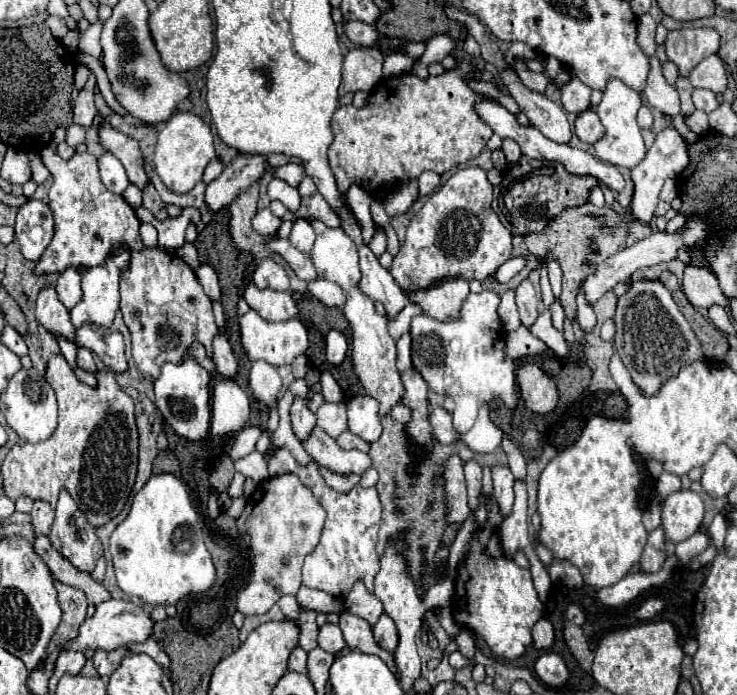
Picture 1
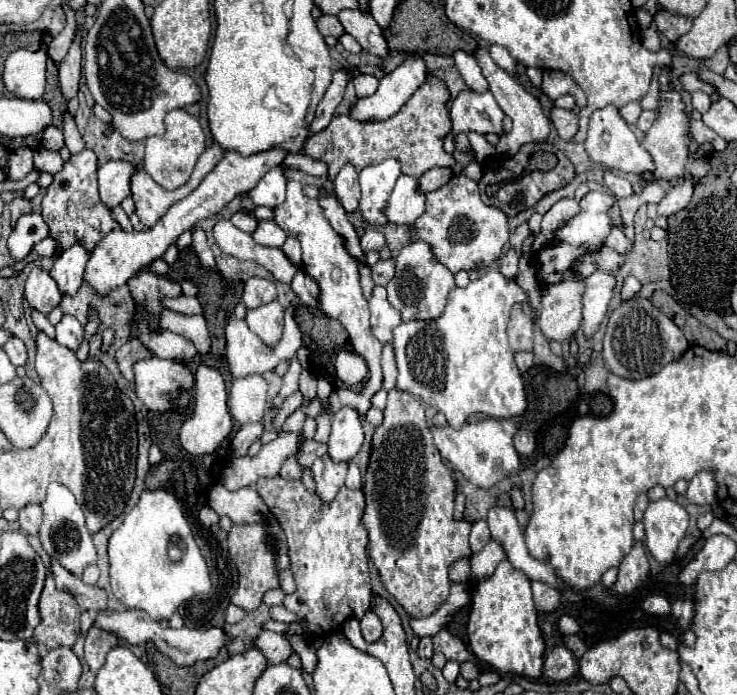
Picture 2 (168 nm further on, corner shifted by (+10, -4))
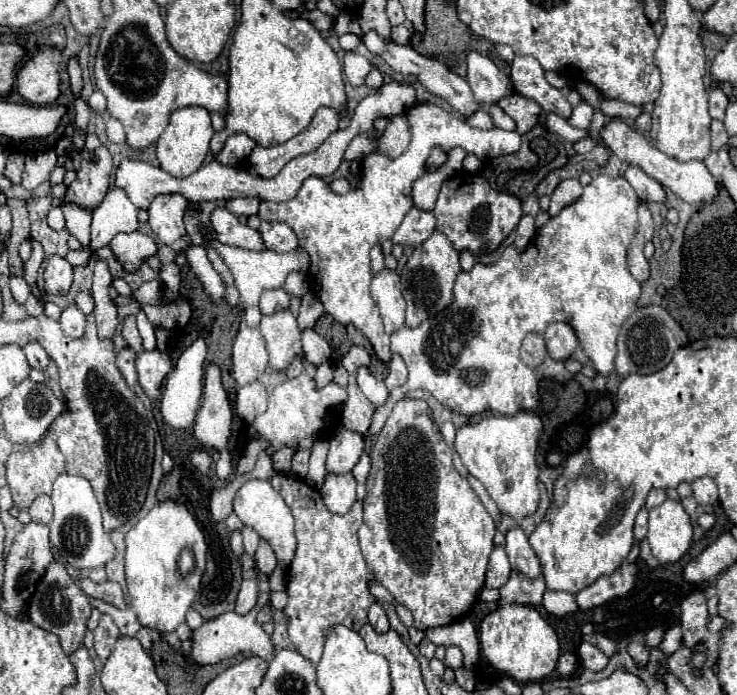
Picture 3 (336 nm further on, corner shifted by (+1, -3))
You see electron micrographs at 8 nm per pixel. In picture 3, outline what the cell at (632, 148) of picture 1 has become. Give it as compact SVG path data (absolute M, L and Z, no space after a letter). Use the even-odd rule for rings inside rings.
M610 118L602 128L600 128L600 134L598 134L598 138L584 138L584 140L580 140L578 144L574 144L574 150L578 152L578 154L584 154L584 152L590 152L596 144L604 144L612 154L616 154L622 162L626 162L626 164L630 164L630 166L638 166L638 168L642 168L650 178L654 178L654 180L658 180L662 186L666 186L666 188L670 188L672 192L674 192L674 199L676 204L675 208L678 210L679 214L679 222L676 226L675 232L679 231L678 227L683 228L683 233L677 232L676 235L681 235L683 237L682 239L682 245L684 241L684 230L686 228L686 225L688 223L688 220L691 218L692 214L694 214L698 208L698 204L706 204L706 202L712 202L712 198L714 198L714 194L718 192L718 184L716 184L716 178L706 170L706 166L700 162L700 160L692 160L692 162L678 162L678 160L674 160L674 158L670 158L670 156L666 156L664 152L660 152L658 148L654 148L642 134L638 134L634 128L630 128L626 122L622 122L620 118Z

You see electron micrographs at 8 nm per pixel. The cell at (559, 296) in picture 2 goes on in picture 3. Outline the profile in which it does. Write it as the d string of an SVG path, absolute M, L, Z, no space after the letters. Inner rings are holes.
M552 322L544 332L548 354L556 360L566 360L578 346L574 328L568 322Z

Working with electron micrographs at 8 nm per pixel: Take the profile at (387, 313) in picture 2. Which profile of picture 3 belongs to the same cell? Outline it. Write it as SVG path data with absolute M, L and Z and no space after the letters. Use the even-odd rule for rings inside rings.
M382 270L372 276L370 295L376 306L380 308L380 316L384 320L386 334L394 334L404 326L406 302L402 298L401 281L396 272Z

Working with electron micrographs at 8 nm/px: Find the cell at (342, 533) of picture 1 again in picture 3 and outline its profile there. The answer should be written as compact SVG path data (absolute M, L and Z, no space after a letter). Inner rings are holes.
M274 474L270 484L290 506L298 538L298 550L286 574L288 604L284 614L288 616L288 634L294 648L318 664L328 632L338 624L360 630L368 622L370 604L376 602L370 592L370 582L376 580L376 576L364 562L356 534L362 524L362 502L356 502L348 514L340 516L326 510L320 492L304 480Z

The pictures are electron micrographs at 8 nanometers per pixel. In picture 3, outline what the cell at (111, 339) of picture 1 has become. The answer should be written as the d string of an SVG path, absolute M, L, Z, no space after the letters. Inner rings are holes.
M68 306L68 308L64 308L64 312L60 316L60 326L68 336L82 338L84 328L86 328L86 316L76 306Z

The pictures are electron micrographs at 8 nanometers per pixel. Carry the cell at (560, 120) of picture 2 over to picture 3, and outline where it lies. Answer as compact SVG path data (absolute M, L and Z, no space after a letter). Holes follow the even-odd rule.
M516 56L512 62L512 84L518 94L534 100L540 108L548 114L554 112L562 118L572 116L572 106L562 94L562 90L550 86L544 78L544 70L536 58L530 56Z

